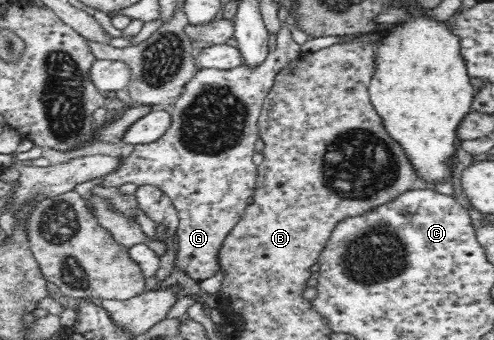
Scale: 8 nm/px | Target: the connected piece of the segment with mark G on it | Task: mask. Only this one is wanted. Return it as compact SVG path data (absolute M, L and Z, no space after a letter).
M284 23L280 24L280 32L277 34L276 48L270 52L269 55L260 63L257 64L253 69L248 65L236 66L236 68L218 70L217 68L203 68L198 69L196 74L183 86L181 95L175 99L169 113L171 114L170 128L166 130L166 134L159 140L149 144L138 144L134 145L132 154L125 159L124 164L117 172L112 171L104 176L102 183L97 186L108 187L121 187L123 184L132 183L140 186L154 186L160 191L164 192L171 200L179 216L179 225L177 226L178 236L178 259L175 264L182 269L192 280L201 282L206 278L213 277L217 272L220 271L220 263L218 263L218 254L222 248L222 243L226 236L230 234L230 231L236 226L236 223L242 214L246 210L246 207L250 205L250 198L254 197L255 187L257 184L258 171L254 165L254 154L256 153L255 144L260 140L258 120L261 115L263 104L265 103L266 95L271 91L274 86L275 76L279 70L282 70L283 66L286 66L293 58L301 55L300 45L298 45L293 39L290 31L286 28Z

